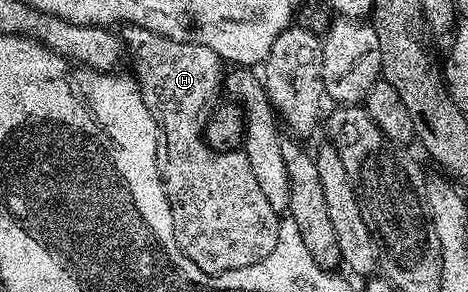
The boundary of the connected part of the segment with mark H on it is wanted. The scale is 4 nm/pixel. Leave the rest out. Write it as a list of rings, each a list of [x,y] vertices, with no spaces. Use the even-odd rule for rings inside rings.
[[[134,24],[124,25],[119,35],[128,55],[130,52],[141,67],[135,73],[137,89],[159,121],[157,169],[161,172],[161,184],[165,187],[171,206],[175,242],[179,250],[183,250],[183,254],[187,254],[187,258],[191,258],[191,262],[195,262],[195,266],[199,266],[199,270],[209,276],[218,276],[220,272],[227,270],[239,270],[267,258],[267,254],[275,250],[275,242],[279,242],[279,213],[271,206],[271,202],[267,202],[263,190],[259,190],[259,182],[255,182],[255,173],[251,171],[251,162],[247,162],[244,151],[217,152],[206,144],[203,135],[205,117],[211,105],[218,99],[217,91],[220,93],[223,88],[221,57],[207,46],[175,42]]]

